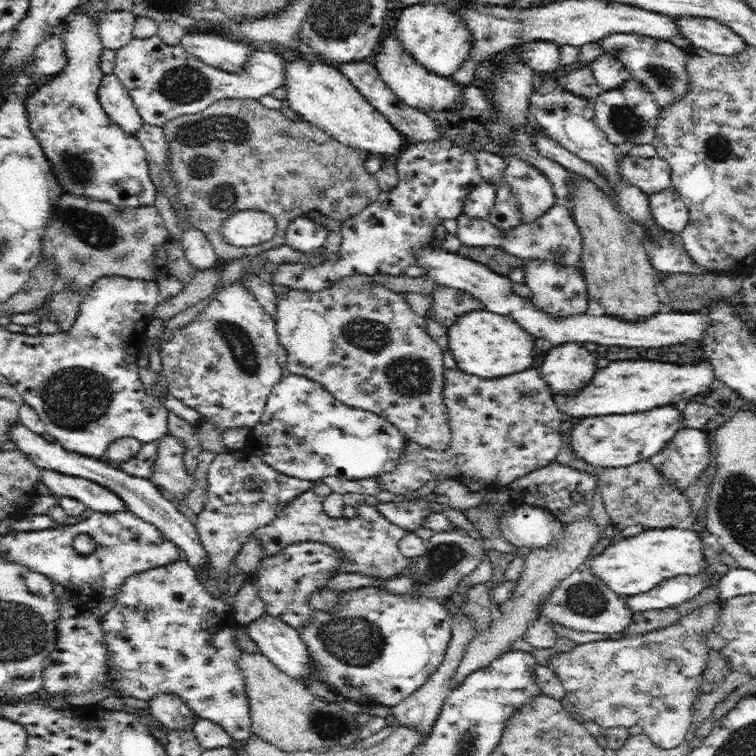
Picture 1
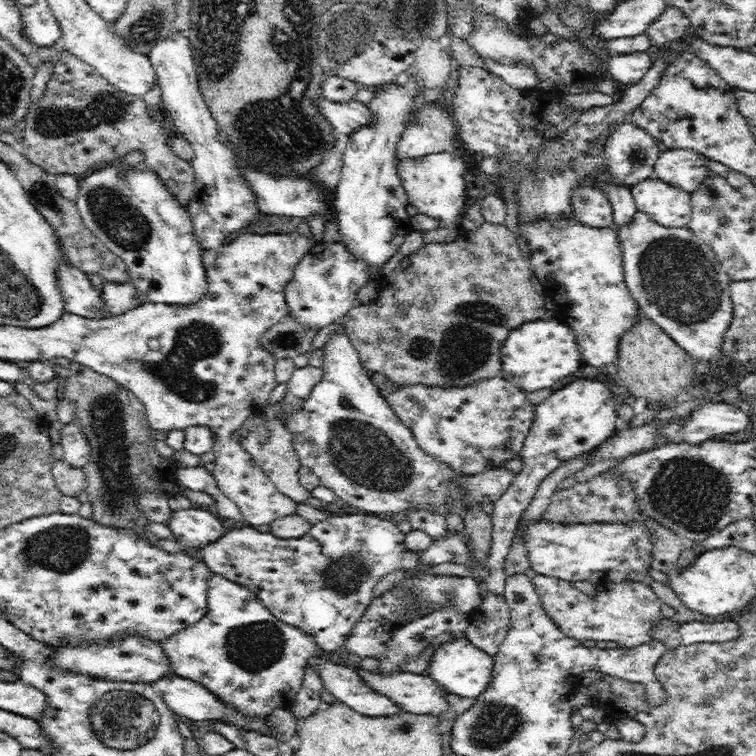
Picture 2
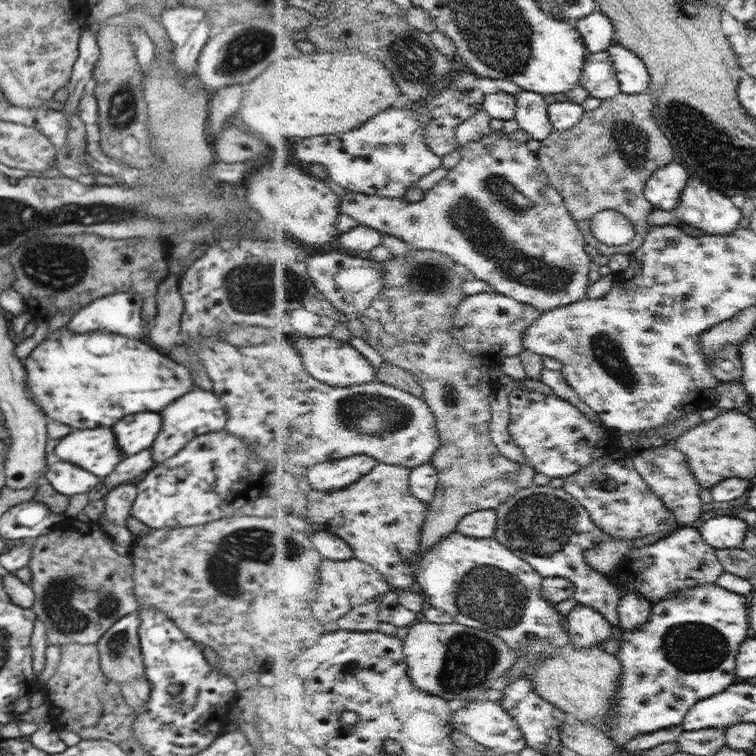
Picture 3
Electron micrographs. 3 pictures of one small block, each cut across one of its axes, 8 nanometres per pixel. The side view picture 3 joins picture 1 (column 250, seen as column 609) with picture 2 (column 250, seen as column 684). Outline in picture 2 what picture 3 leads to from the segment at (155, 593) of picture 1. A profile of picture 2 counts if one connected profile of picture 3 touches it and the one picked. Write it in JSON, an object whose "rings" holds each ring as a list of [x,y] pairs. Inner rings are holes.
{"rings":[[[212,575],[209,580],[207,601],[208,614],[202,620],[156,641],[166,656],[168,673],[206,688],[206,691],[226,707],[227,714],[239,722],[257,722],[258,719],[264,720],[278,709],[290,710],[303,686],[307,661],[318,652],[314,642],[300,630],[271,616],[249,588],[226,577]]]}

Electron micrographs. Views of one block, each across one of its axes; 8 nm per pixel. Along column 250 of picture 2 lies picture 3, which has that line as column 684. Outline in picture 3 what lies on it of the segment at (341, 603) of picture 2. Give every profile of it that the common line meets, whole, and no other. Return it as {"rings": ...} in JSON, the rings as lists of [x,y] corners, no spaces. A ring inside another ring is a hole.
{"rings":[[[681,526],[677,531],[651,545],[634,549],[612,573],[607,575],[623,592],[623,596],[629,592],[639,592],[656,603],[682,590],[716,584],[720,574],[722,564],[718,562],[717,548],[705,539],[701,529]]]}

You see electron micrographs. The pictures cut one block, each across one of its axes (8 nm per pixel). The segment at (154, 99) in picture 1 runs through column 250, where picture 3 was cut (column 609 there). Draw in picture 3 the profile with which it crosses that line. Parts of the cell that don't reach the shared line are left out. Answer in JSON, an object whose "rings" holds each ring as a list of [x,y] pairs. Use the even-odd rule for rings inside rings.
{"rings":[[[610,51],[589,53],[582,86],[590,96],[604,100],[616,98],[623,92],[617,64]]]}

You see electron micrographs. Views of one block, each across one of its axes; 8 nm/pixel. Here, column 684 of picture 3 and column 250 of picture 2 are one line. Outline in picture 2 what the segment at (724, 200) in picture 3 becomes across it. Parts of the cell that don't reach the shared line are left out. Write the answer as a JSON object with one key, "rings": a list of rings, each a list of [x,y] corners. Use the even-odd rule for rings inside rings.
{"rings":[[[175,30],[168,38],[159,40],[148,55],[161,86],[161,105],[170,119],[169,127],[190,141],[193,147],[191,164],[195,171],[197,190],[196,198],[186,210],[191,216],[194,234],[202,250],[216,252],[239,229],[247,227],[258,211],[252,204],[250,189],[236,176],[238,166],[234,162],[232,149],[217,135],[218,124],[200,90],[189,38]]]}

